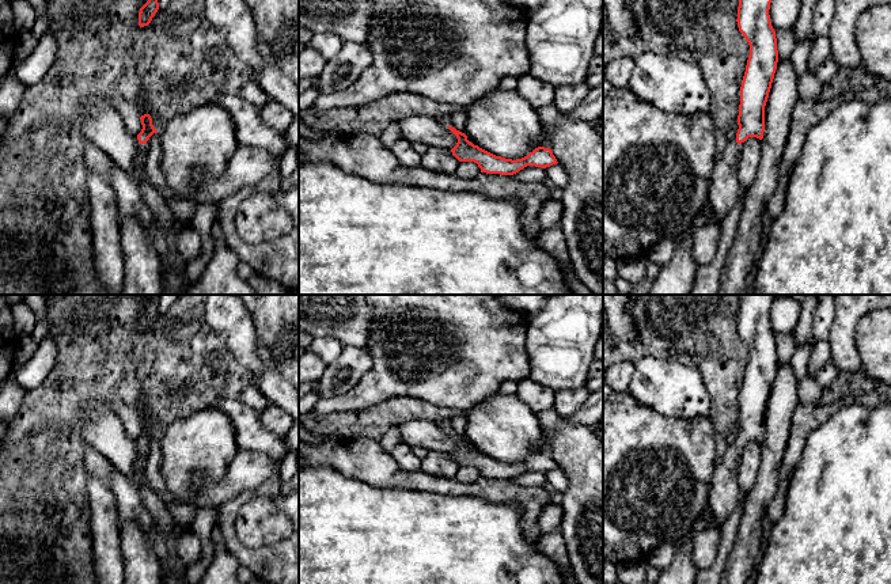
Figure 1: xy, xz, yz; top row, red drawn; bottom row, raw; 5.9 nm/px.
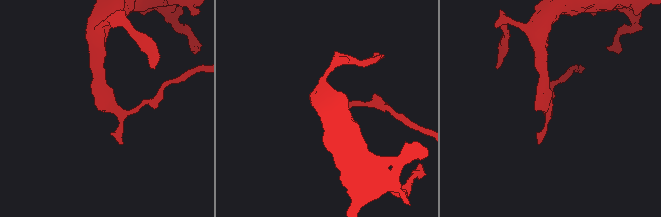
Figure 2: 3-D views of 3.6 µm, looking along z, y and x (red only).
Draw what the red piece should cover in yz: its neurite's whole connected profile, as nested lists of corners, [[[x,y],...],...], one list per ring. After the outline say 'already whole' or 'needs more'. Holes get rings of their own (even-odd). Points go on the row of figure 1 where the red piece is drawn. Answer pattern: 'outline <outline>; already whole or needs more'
outline [[[739,0],[736,22],[750,45],[750,56],[740,87],[736,140],[728,143],[712,170],[709,197],[704,205],[708,227],[720,223],[739,200],[739,145],[748,137],[763,139],[765,106],[778,62],[777,38],[769,15],[770,3],[771,0]]]; needs more

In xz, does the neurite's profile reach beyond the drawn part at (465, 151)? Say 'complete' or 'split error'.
split error

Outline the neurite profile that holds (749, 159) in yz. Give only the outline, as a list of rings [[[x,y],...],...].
[[[748,137],[744,143],[739,144],[738,179],[743,190],[747,190],[752,185],[759,163],[761,140]]]

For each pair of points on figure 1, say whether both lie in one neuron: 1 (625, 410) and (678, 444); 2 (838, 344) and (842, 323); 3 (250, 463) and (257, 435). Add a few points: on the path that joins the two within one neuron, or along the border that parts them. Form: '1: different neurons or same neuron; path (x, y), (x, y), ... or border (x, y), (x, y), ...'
1: same neuron; path (639, 424), (659, 444), (664, 444)
2: same neuron; path (842, 338), (842, 329)
3: different neurons; border (238, 448), (265, 452), (280, 461)

